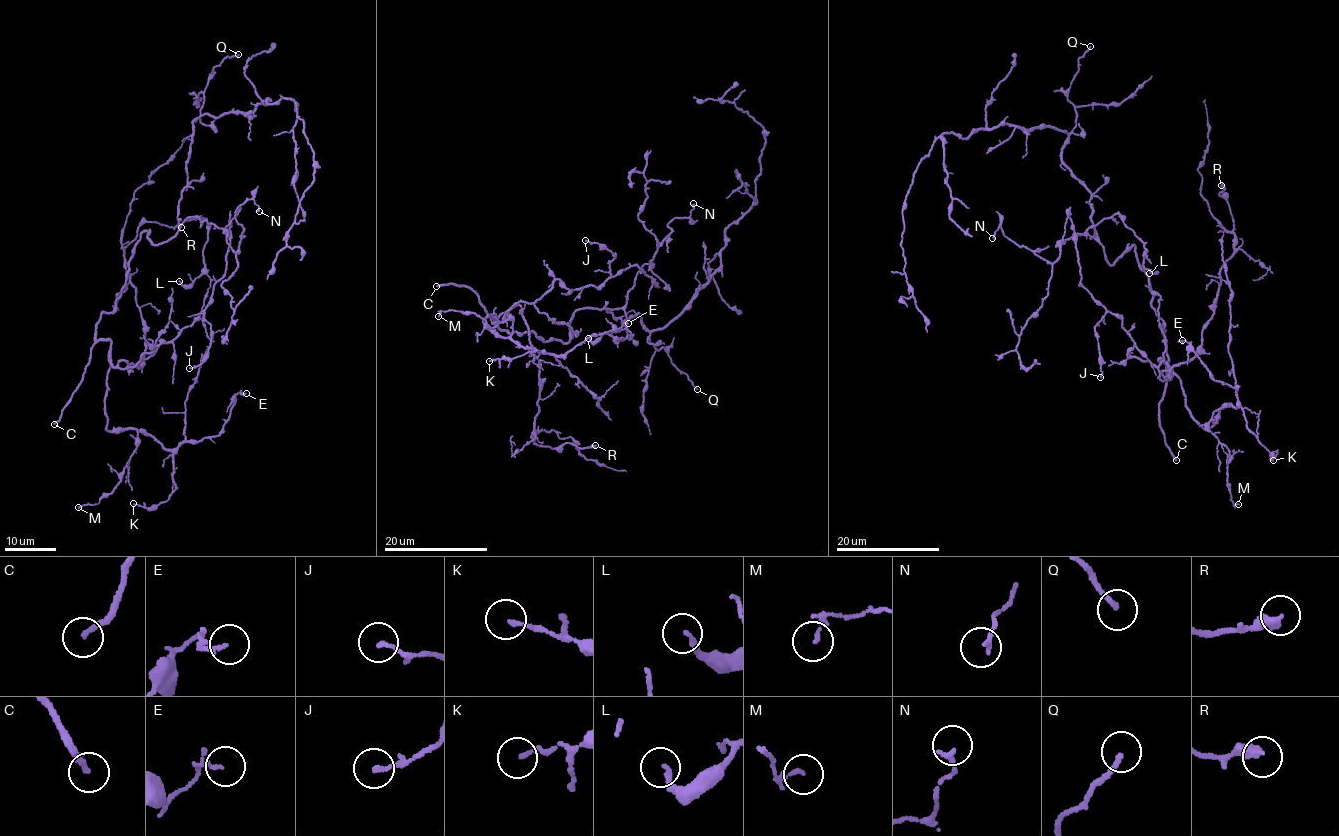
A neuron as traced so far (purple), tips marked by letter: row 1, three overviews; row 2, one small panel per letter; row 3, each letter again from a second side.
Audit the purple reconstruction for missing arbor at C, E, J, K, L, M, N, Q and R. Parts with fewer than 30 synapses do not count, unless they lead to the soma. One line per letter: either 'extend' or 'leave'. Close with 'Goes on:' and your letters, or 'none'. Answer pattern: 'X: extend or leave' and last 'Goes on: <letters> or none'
C: extend
E: leave
J: leave
K: leave
L: leave
M: leave
N: leave
Q: leave
R: leave
Goes on: C

